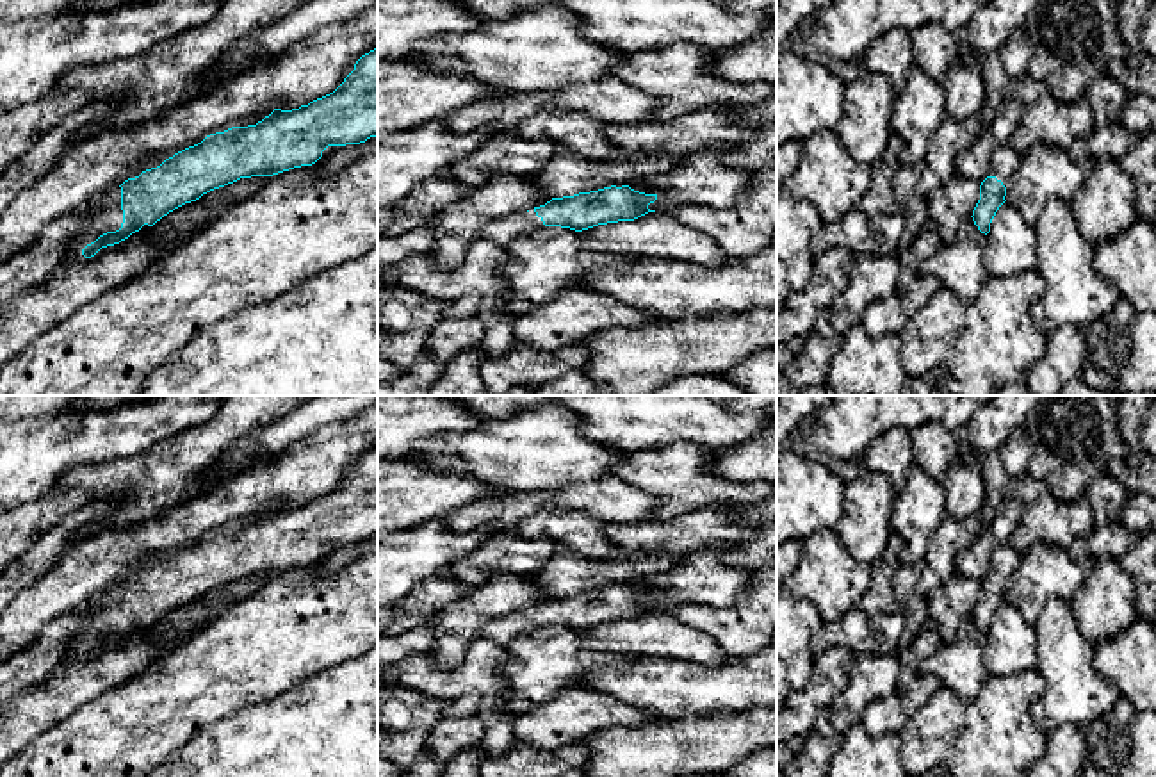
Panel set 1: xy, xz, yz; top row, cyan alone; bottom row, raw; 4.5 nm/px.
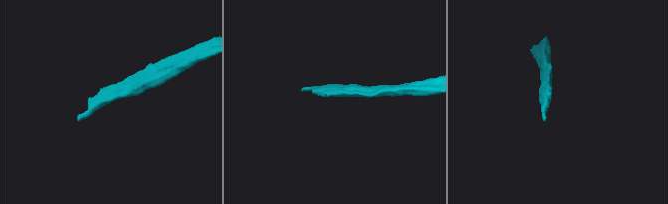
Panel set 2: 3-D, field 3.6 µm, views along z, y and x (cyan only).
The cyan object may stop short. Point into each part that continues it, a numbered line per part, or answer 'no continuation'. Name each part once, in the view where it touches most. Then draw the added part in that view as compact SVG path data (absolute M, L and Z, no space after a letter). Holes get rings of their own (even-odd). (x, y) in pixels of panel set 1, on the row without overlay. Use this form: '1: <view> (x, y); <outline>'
1: xy (104, 608); M110 586L91 595L80 609L87 611L89 617L73 636L73 649L78 652L100 634L121 627L121 586Z

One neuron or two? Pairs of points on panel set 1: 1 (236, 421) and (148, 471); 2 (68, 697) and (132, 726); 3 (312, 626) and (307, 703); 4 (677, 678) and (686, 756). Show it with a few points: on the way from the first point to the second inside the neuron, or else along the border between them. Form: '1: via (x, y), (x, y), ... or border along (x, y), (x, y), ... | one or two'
1: via (214, 437), (184, 457), (170, 471) | one
2: border along (123, 685), (104, 690), (50, 727) | two
3: border along (346, 660), (298, 681), (271, 699) | two
4: border along (724, 711), (715, 711), (708, 717), (661, 719) | two

